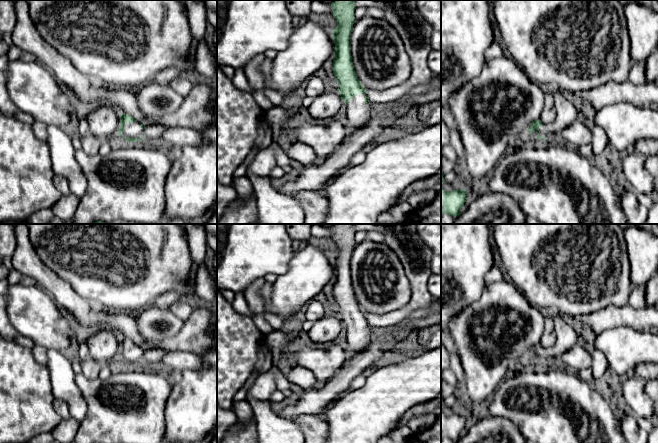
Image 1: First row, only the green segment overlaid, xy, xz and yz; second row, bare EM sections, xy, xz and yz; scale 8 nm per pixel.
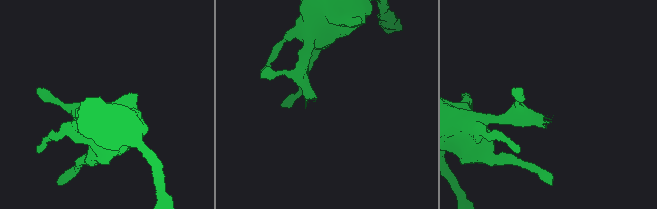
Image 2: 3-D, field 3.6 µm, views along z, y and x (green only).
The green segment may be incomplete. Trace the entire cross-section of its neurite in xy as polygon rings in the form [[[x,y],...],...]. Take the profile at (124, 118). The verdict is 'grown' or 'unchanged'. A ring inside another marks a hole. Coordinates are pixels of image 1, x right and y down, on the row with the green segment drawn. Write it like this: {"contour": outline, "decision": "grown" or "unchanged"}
{"contour": [[[120,114],[119,135],[127,142],[137,142],[142,139],[144,126],[128,114]]], "decision": "grown"}

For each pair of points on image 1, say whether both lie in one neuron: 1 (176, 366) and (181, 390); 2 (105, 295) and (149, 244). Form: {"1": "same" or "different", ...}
{"1": "different", "2": "same"}

